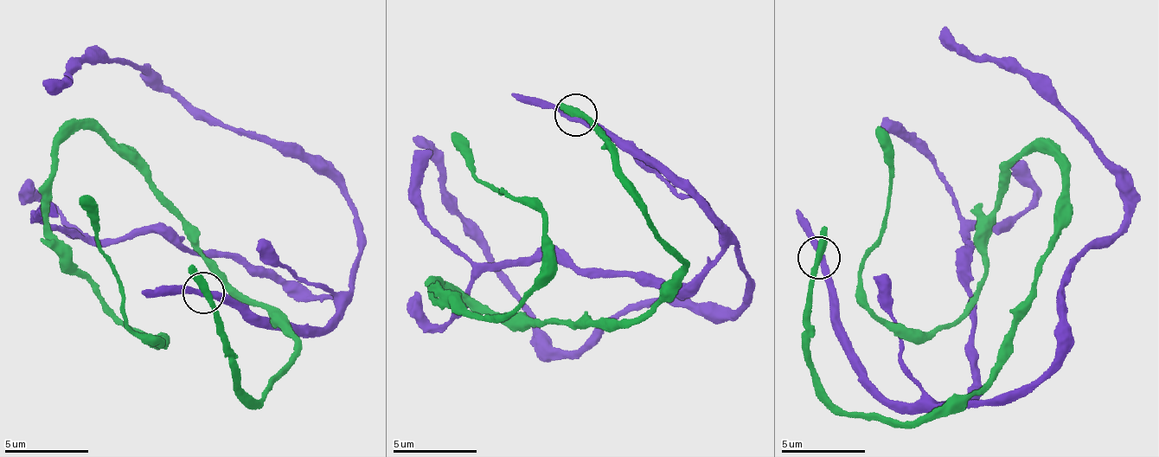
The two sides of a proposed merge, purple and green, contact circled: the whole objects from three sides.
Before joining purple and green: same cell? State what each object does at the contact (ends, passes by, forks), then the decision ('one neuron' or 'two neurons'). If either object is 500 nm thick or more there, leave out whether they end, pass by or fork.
purple passes by; green passes by; two neurons

